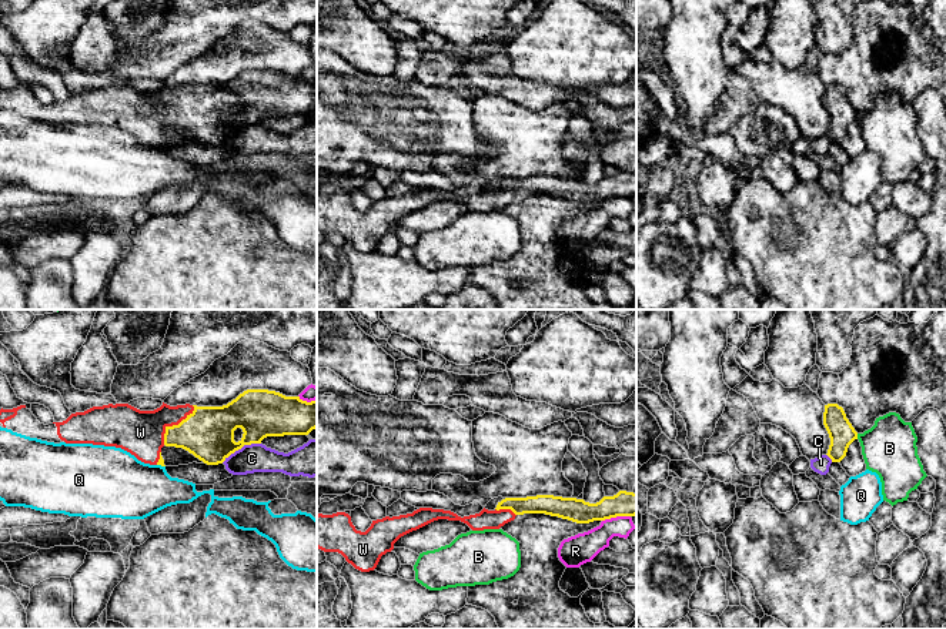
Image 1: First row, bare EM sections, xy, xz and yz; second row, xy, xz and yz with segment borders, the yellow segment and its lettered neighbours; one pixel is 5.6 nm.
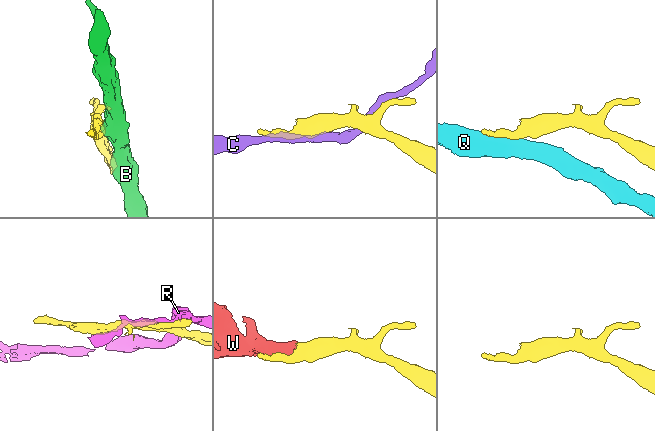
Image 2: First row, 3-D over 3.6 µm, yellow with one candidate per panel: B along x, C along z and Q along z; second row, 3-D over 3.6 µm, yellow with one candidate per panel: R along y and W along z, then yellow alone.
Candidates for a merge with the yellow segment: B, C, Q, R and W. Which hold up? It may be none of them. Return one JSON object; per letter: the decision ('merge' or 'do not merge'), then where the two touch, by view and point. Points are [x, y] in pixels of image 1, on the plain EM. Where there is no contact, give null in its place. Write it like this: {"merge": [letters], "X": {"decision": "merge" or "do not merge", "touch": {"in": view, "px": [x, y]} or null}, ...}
{"merge": ["W"], "B": {"decision": "do not merge", "touch": {"in": "yz", "px": [856, 117]}}, "C": {"decision": "do not merge", "touch": {"in": "xy", "px": [240, 129]}}, "Q": {"decision": "do not merge", "touch": {"in": "xy", "px": [161, 146]}}, "R": {"decision": "do not merge", "touch": {"in": "xz", "px": [615, 197]}}, "W": {"decision": "merge", "touch": {"in": "xy", "px": [173, 106]}}}

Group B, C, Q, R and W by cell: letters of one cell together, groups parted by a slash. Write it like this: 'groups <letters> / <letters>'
groups B / C / Q / R / W

